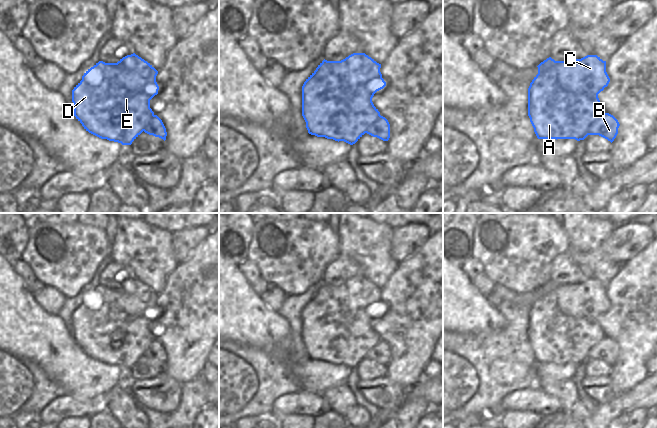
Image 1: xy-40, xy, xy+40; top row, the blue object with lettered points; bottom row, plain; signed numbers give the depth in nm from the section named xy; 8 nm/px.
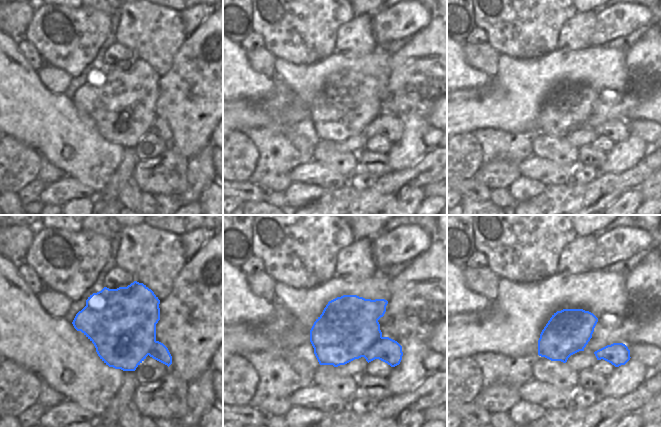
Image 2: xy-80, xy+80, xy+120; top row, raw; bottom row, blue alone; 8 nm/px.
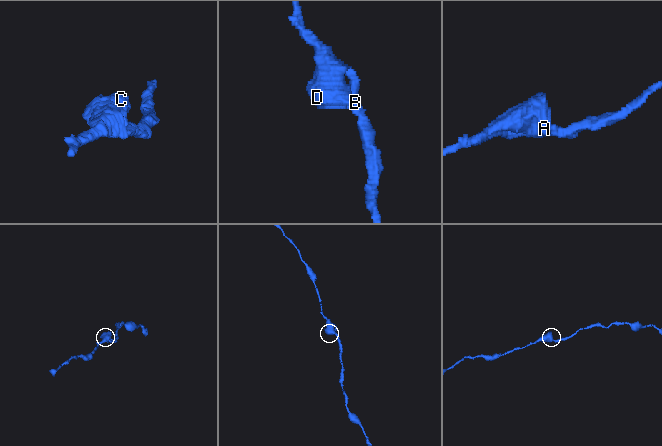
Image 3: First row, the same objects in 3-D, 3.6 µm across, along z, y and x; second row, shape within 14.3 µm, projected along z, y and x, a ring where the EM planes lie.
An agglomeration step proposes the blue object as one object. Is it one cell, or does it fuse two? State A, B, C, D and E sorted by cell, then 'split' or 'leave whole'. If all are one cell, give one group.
groups A B C D E; leave whole

